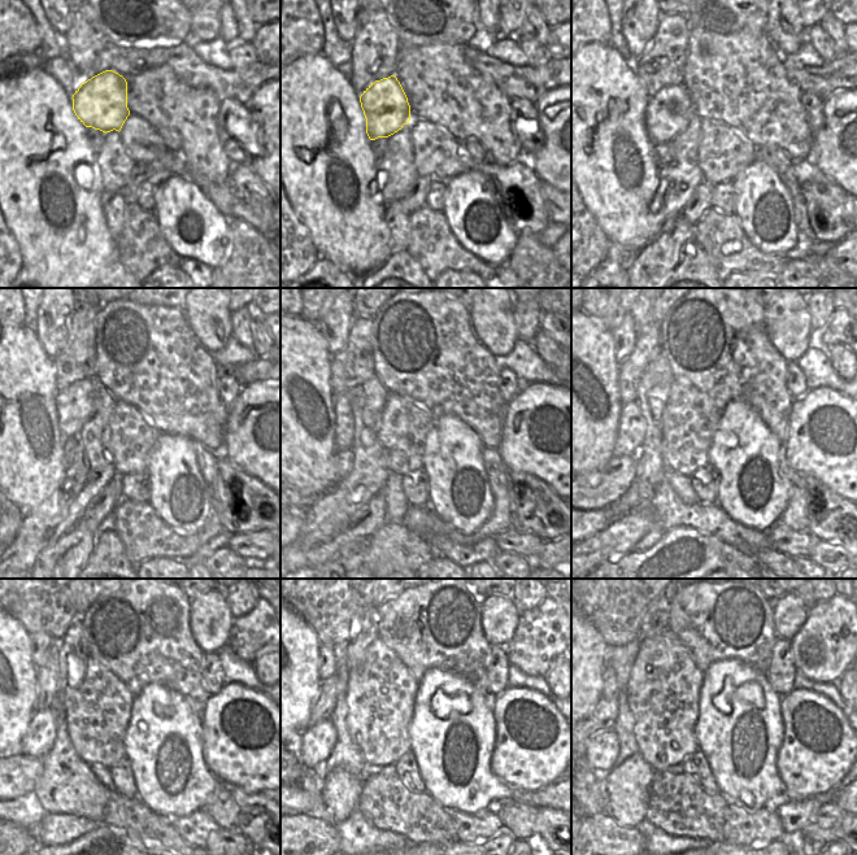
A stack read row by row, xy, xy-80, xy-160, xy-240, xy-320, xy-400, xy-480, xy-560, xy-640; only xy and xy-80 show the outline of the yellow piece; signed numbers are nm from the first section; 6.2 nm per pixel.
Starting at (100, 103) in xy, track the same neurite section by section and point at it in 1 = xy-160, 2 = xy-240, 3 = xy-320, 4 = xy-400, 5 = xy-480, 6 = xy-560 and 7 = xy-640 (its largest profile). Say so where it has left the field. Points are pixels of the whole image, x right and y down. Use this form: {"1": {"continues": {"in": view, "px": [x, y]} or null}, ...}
{"1": {"continues": {"in": "xy-160", "px": [668, 112]}}, "2": {"continues": {"in": "xy-240", "px": [75, 404]}}, "3": {"continues": {"in": "xy-320", "px": [343, 405]}}, "4": {"continues": {"in": "xy-400", "px": [631, 427]}}, "5": {"continues": {"in": "xy-480", "px": [39, 737]}}, "6": {"continues": {"in": "xy-560", "px": [317, 742]}}, "7": {"continues": {"in": "xy-640", "px": [601, 751]}}}

